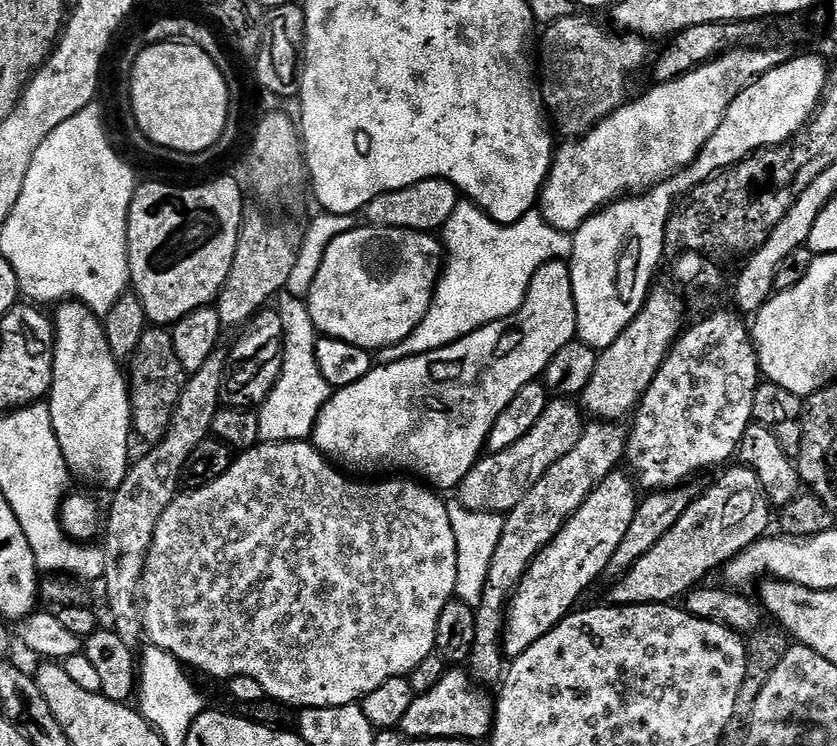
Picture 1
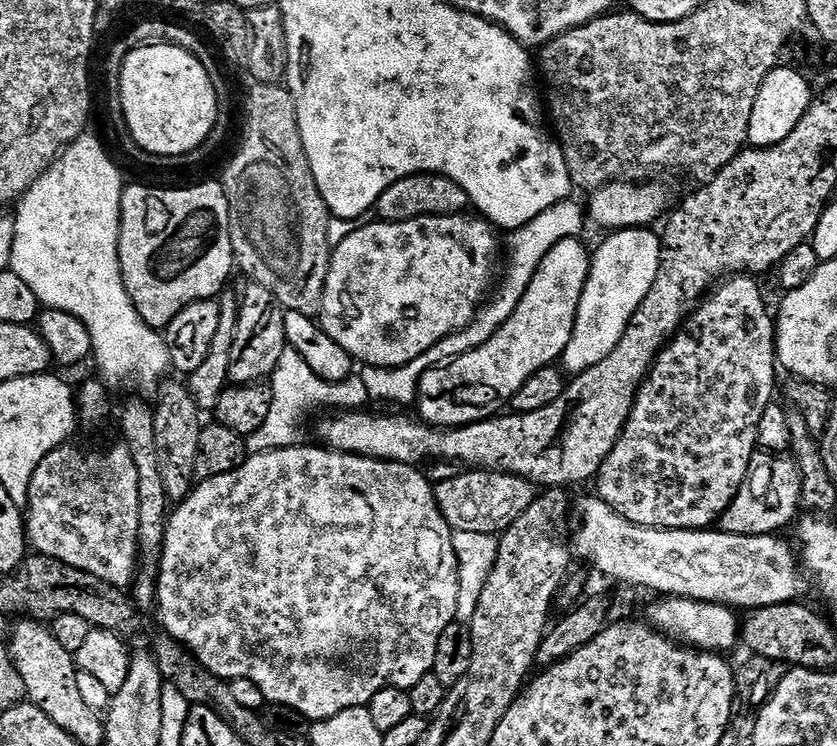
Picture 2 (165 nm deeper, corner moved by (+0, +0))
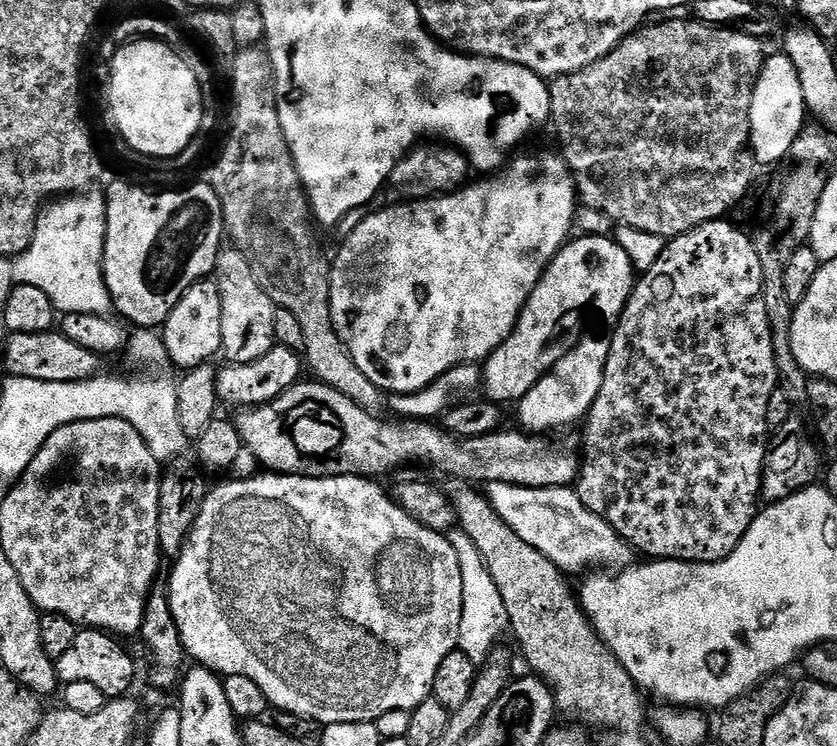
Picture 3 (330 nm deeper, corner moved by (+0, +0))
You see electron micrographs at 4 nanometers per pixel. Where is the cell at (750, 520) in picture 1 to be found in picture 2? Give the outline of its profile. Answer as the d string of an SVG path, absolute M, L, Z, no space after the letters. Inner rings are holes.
M758 450L752 455L748 476L742 482L734 502L721 514L718 521L719 531L739 536L771 536L779 533L801 511L802 474L796 461L788 454L769 454Z

